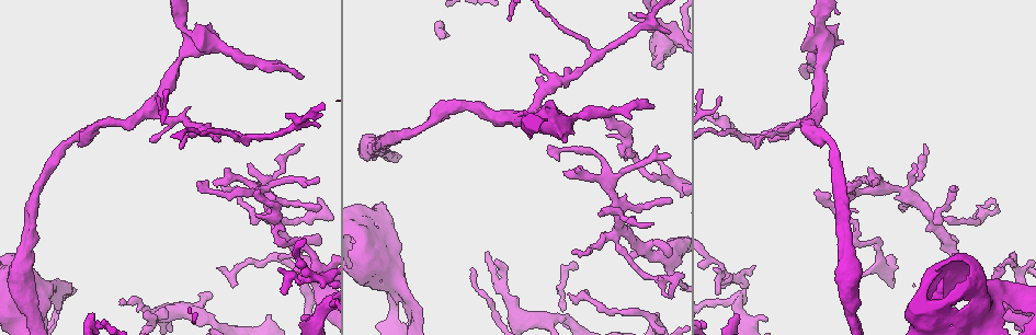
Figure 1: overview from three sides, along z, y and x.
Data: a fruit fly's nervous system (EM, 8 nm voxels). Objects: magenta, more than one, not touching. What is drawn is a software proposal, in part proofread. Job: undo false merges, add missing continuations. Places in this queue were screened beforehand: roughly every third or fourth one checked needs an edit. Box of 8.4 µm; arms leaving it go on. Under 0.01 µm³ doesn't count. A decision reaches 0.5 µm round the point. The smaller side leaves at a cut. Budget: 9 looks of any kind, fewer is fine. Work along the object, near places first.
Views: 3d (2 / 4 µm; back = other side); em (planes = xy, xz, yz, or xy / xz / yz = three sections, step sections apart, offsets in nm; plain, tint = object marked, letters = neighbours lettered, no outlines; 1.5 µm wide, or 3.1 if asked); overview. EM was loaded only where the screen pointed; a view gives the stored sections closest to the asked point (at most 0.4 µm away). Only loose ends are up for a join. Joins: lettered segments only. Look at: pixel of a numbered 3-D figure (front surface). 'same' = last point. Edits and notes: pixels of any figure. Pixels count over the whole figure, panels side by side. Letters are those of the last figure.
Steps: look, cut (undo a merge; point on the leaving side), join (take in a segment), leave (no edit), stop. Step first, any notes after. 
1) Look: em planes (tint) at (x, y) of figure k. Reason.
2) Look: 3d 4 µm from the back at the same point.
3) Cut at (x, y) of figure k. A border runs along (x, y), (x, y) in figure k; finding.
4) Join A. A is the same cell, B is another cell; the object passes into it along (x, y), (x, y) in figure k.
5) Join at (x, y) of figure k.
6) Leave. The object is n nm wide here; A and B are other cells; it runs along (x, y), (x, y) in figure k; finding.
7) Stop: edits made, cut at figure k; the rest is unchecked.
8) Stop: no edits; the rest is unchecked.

Look: em xz step 8 (letters) at (145, 315) of figure 1. An open end.

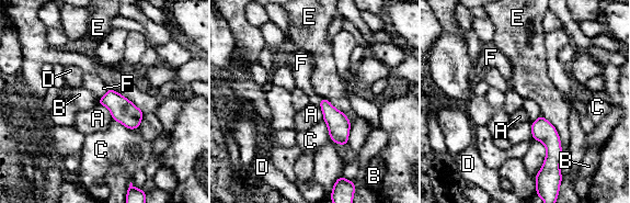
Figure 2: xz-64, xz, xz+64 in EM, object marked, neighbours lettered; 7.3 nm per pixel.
Look: em planes (letters) at the same point.

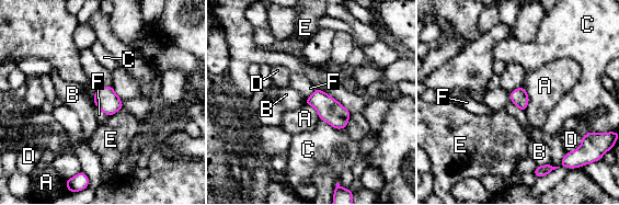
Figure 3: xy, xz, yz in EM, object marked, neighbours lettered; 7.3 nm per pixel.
Leave. A, B, C, D, E and F are other cells; a border runs along (548, 162), (537, 167) in figure 3; no lettered segment goes on from it.

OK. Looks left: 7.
Look: em planes (letters) at (755, 148) of figure 1.

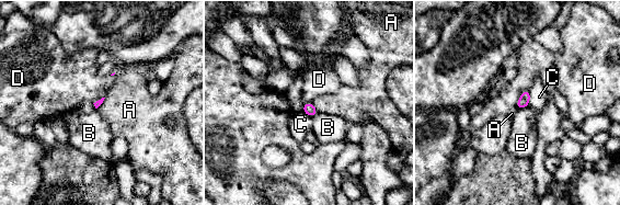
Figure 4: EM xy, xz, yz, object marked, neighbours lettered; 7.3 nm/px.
Leave. A, B, C and D are other cells; none of them fits.

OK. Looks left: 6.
Look: em xy step 8 (tint) at (986, 305) of figure 1. Calibre changes.

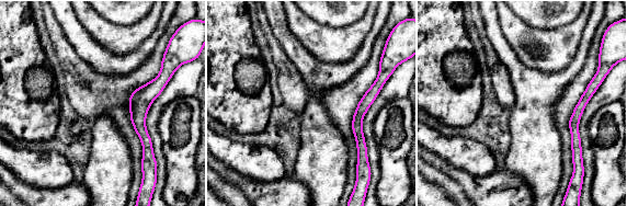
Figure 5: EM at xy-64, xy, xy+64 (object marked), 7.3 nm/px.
Look: em planes (letters) at the same point. Another direction.

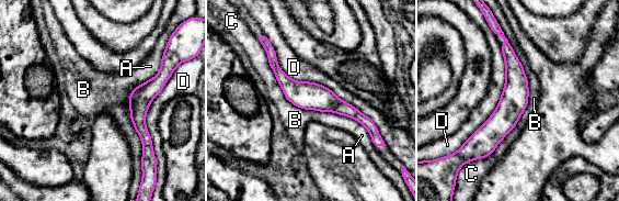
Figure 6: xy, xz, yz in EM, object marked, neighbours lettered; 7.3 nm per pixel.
Leave. The object is 200 nm wide here; A, B, C and D are other cells; it runs along (267, 45), (297, 92), (368, 125) in figure 6; all the same cell.

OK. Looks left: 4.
Look: 3d 4 µm at (807, 76) of figure 1. Thin end.

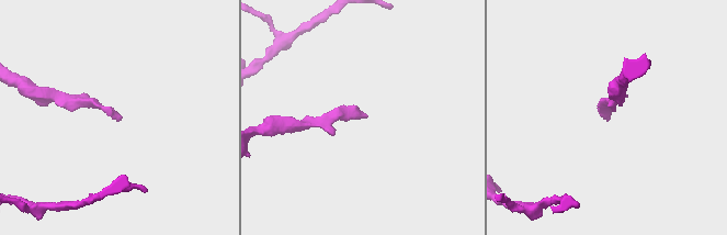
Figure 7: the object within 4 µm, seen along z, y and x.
Look: em planes (letters) at (118, 117) of figure 7.

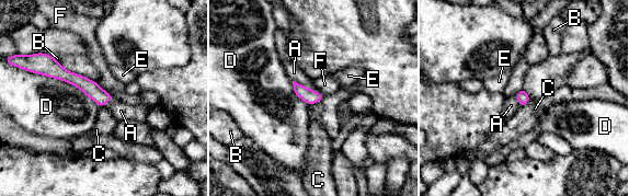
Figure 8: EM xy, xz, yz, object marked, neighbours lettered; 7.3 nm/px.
Join A. The object is 90 nm wide here; A is the same cell, B, C, D, E and F are other cells; the object passes into it along (310, 96), (302, 85), (294, 72) in figure 8; it goes on there.

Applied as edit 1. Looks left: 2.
Stop: edits made, join at figure 8; the rest is unchecked.

